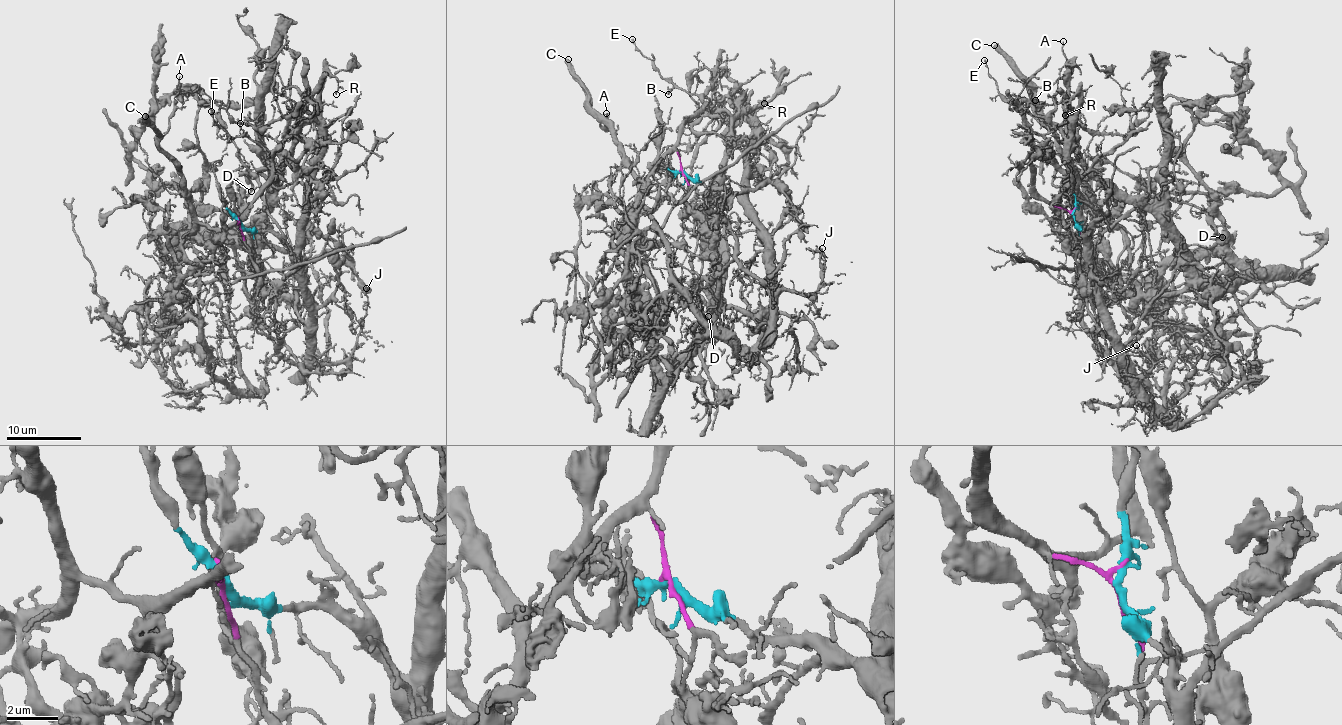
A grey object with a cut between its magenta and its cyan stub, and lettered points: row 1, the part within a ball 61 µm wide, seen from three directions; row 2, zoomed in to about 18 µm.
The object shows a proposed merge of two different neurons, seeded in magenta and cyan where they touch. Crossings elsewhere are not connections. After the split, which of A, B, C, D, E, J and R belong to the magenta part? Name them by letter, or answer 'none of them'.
A, B, C, E

